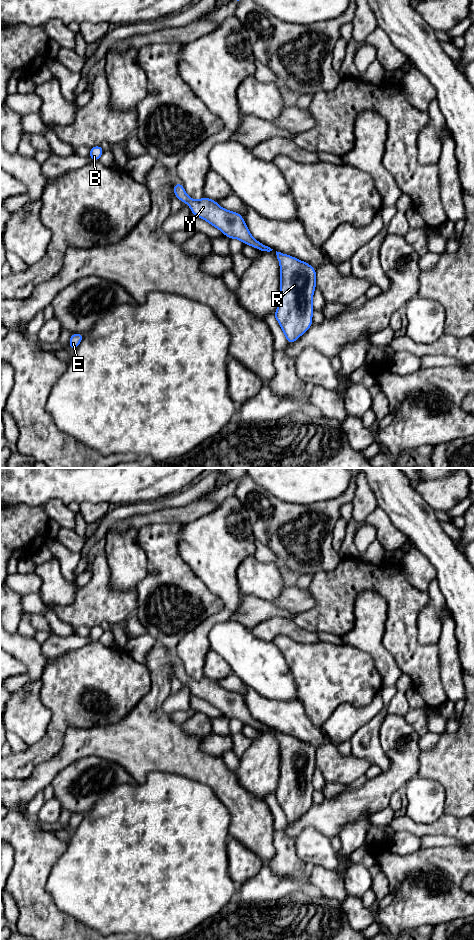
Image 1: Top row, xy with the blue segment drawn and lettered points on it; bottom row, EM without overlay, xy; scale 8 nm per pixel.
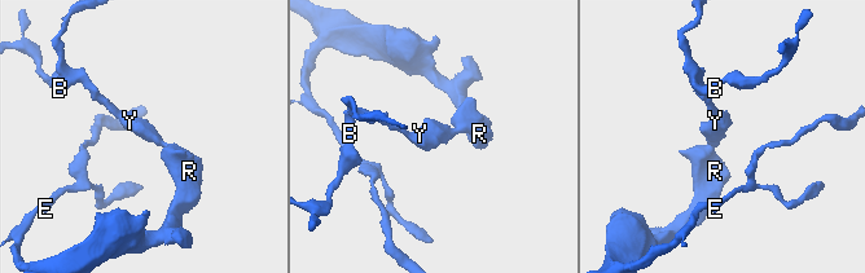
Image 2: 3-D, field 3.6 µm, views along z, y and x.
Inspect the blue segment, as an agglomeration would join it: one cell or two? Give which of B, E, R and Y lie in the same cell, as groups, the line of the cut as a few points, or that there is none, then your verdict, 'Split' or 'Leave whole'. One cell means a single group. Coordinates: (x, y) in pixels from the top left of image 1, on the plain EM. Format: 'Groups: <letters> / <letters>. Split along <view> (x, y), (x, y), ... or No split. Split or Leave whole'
Groups: B E R Y. No split. Leave whole

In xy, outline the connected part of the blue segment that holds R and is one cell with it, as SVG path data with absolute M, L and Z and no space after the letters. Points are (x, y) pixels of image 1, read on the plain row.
M277 731L276 735L280 744L280 778L273 797L277 799L288 824L292 824L313 804L316 749L293 736Z

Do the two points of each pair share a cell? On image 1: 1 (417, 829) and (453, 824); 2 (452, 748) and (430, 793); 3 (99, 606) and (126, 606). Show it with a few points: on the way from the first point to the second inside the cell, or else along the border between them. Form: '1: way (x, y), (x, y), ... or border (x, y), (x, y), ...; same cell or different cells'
1: way (426, 829), (444, 826); same cell
2: border (417, 775), (436, 779), (444, 789), (445, 802); different cells
3: way (106, 606), (119, 606); same cell

